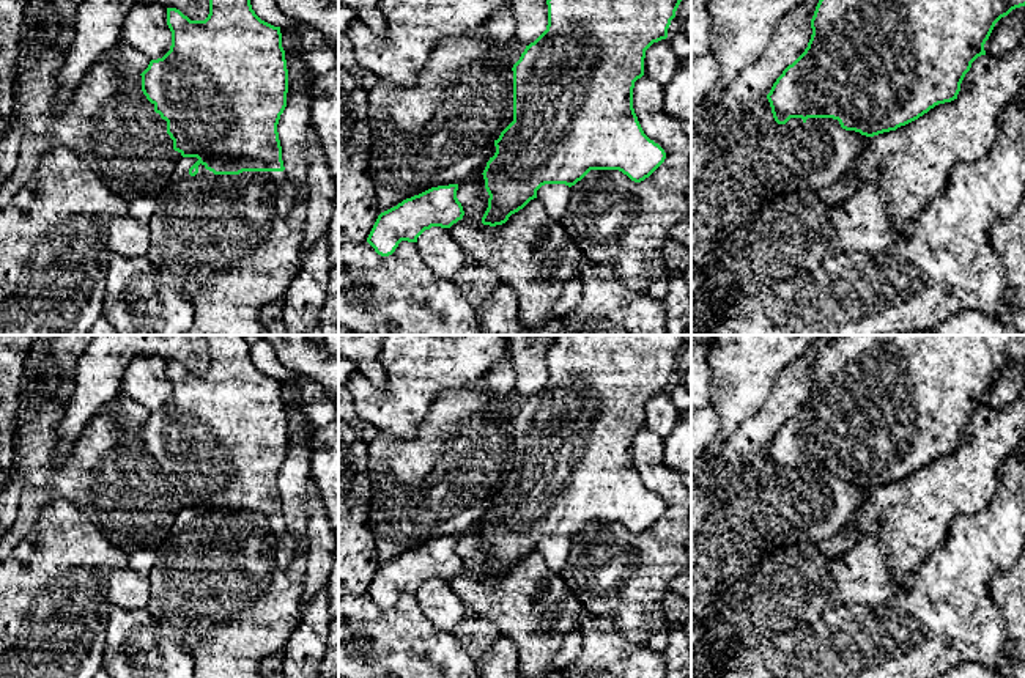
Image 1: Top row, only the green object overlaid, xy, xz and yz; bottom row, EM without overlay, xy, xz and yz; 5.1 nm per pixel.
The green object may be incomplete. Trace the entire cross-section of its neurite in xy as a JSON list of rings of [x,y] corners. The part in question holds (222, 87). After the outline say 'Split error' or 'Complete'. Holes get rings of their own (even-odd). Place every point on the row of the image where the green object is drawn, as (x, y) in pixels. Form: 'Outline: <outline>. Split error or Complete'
Outline: [[[209,0],[205,20],[191,20],[179,9],[167,8],[167,25],[172,31],[170,50],[162,58],[151,60],[140,74],[142,91],[154,112],[167,121],[173,149],[183,157],[198,159],[189,175],[195,176],[200,164],[214,175],[283,171],[277,124],[287,107],[288,69],[280,27],[261,20],[250,0]]]. Complete

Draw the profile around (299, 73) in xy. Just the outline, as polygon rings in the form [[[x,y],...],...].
[[[288,50],[285,53],[285,60],[288,69],[288,85],[296,87],[313,83],[316,76],[298,50]]]

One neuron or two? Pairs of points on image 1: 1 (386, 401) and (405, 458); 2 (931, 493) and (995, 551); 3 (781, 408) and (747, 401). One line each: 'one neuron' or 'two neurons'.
1: two neurons
2: two neurons
3: two neurons

